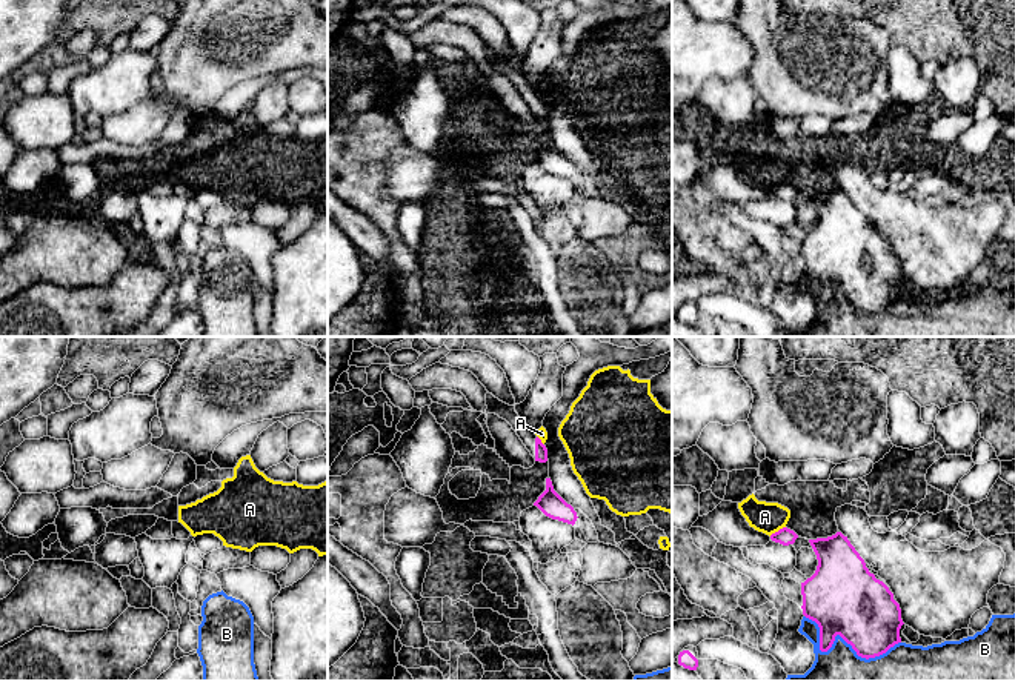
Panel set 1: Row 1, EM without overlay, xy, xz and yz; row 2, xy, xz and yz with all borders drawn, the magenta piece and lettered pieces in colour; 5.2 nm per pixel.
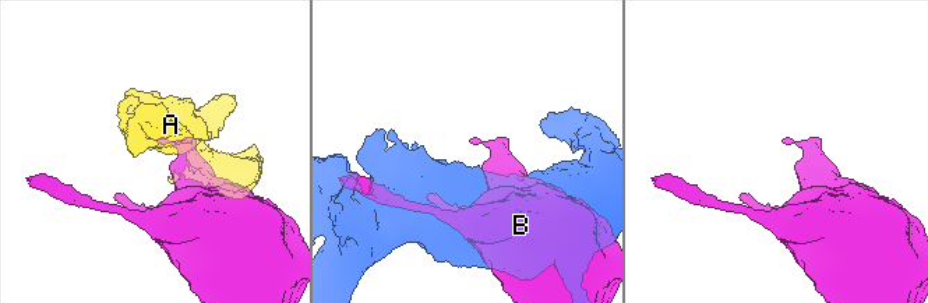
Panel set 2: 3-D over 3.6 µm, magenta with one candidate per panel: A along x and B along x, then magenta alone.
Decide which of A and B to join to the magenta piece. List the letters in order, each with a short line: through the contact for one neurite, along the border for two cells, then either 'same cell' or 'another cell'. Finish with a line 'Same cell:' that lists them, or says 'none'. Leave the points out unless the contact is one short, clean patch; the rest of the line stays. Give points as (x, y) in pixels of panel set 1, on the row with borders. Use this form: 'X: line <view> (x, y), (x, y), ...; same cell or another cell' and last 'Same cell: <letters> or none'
A: line yz (785, 526), (769, 535); another cell
B: another cell
Same cell: none

